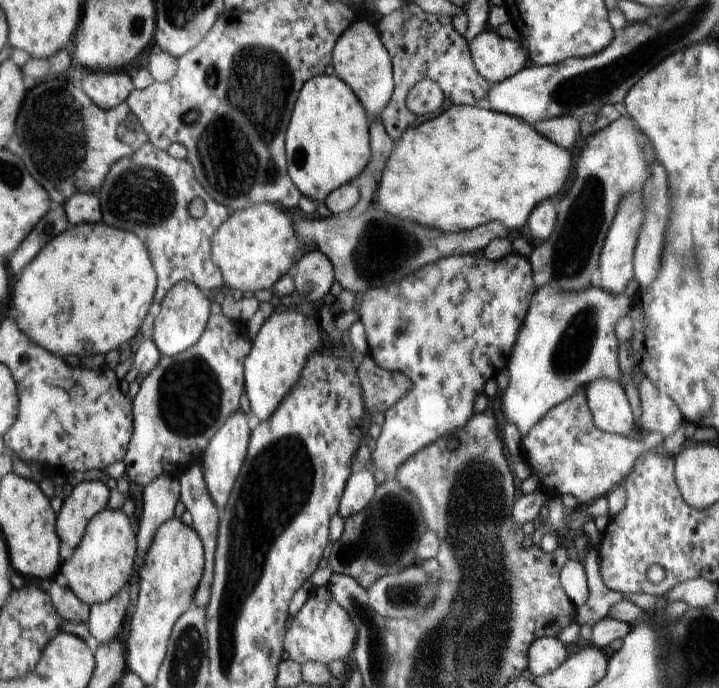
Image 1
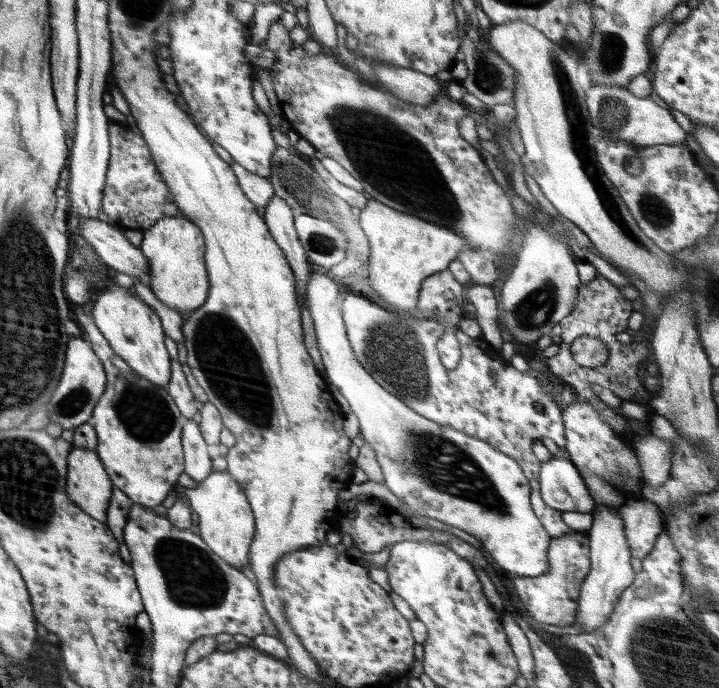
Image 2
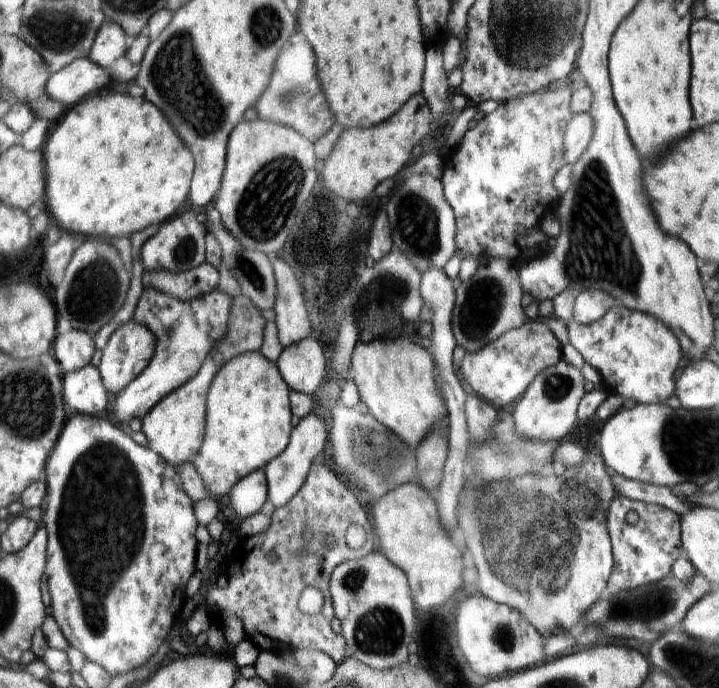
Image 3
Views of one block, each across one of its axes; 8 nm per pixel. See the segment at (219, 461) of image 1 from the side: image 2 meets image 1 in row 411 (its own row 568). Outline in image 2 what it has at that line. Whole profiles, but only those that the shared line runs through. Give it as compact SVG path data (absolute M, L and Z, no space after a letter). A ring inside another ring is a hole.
M227 470L212 471L196 487L187 491L186 496L190 499L192 510L198 516L200 537L208 548L211 548L211 552L238 570L250 564L248 551L254 538L255 518L253 509L246 499L244 487Z

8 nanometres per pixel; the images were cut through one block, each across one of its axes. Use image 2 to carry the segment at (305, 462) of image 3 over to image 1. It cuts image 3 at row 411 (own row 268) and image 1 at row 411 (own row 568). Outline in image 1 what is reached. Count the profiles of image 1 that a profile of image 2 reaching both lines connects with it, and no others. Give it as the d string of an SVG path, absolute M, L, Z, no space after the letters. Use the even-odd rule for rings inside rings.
M552 286L535 290L528 312L524 316L520 336L516 340L516 348L512 350L512 360L508 364L509 382L501 396L502 412L506 416L505 423L514 424L521 439L556 404L568 400L578 388L600 378L616 380L620 382L620 386L624 386L618 360L619 344L614 326L620 318L630 314L632 304L634 304L634 297L628 297L626 294L612 296L600 286L588 286L588 290L582 290L582 292L560 292Z

